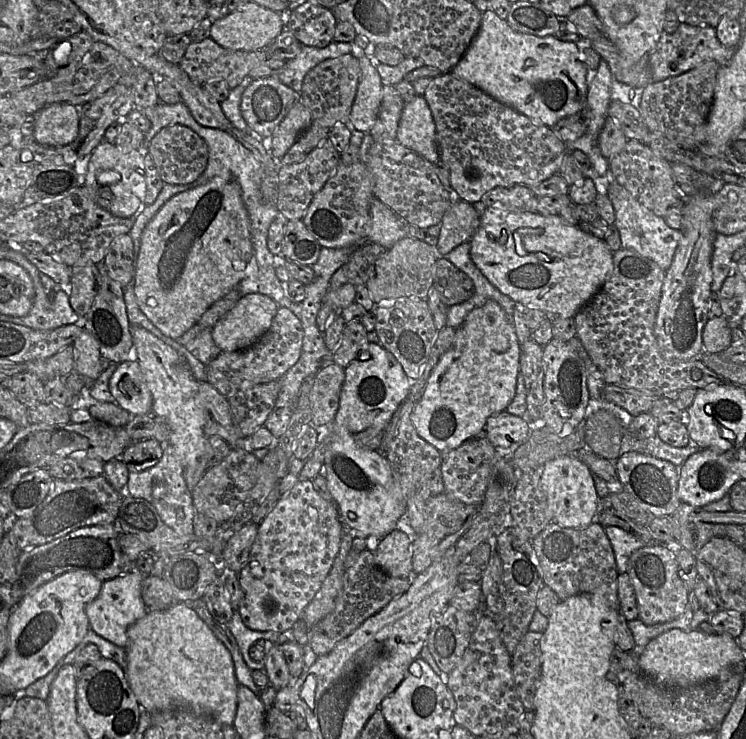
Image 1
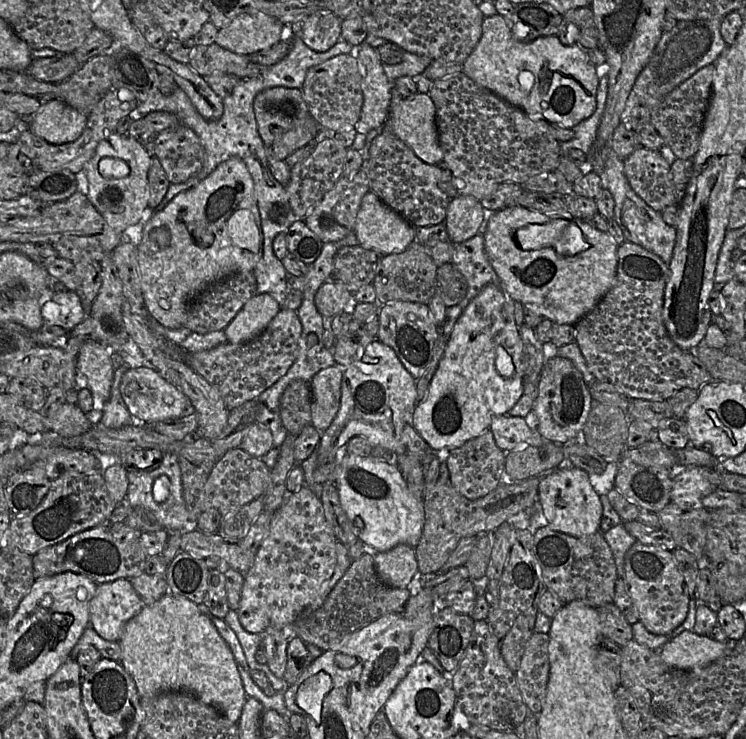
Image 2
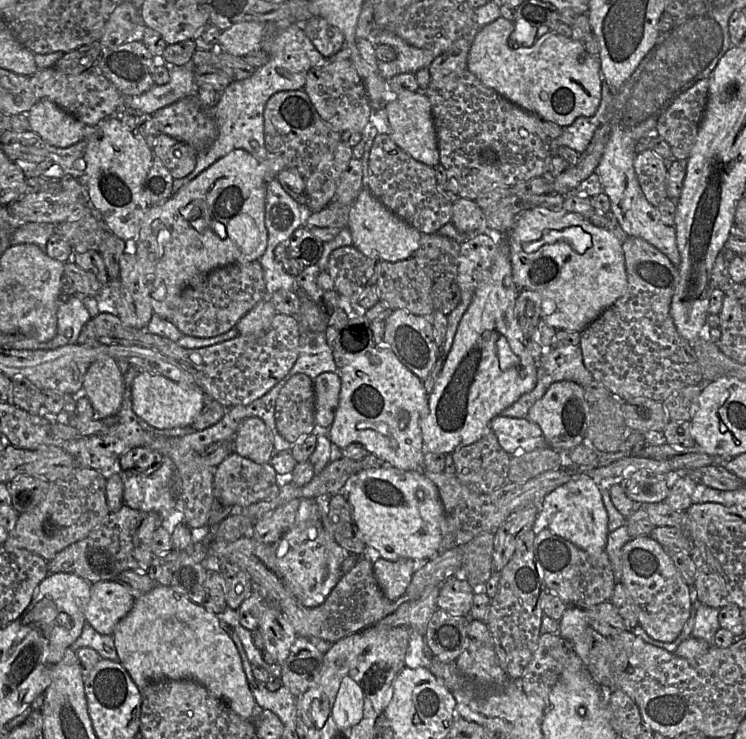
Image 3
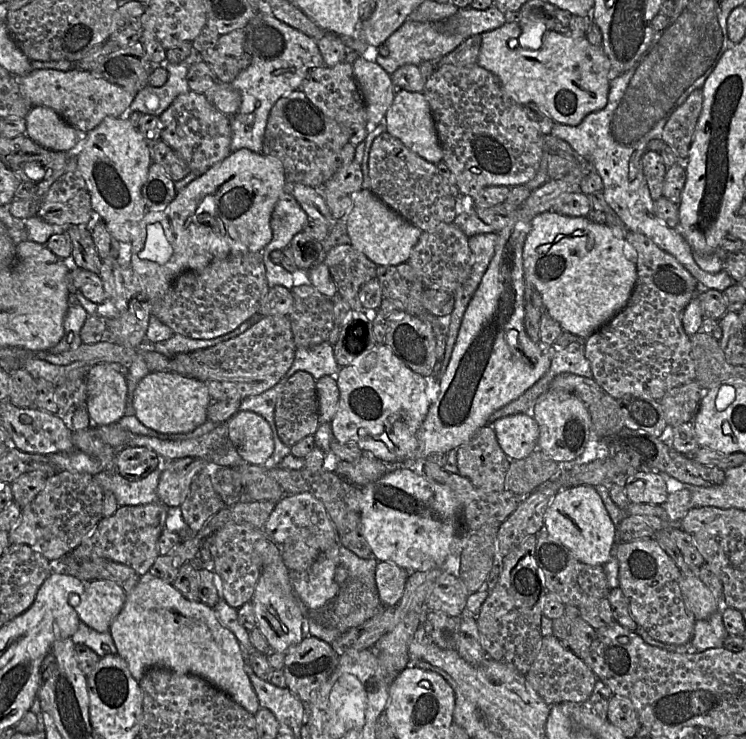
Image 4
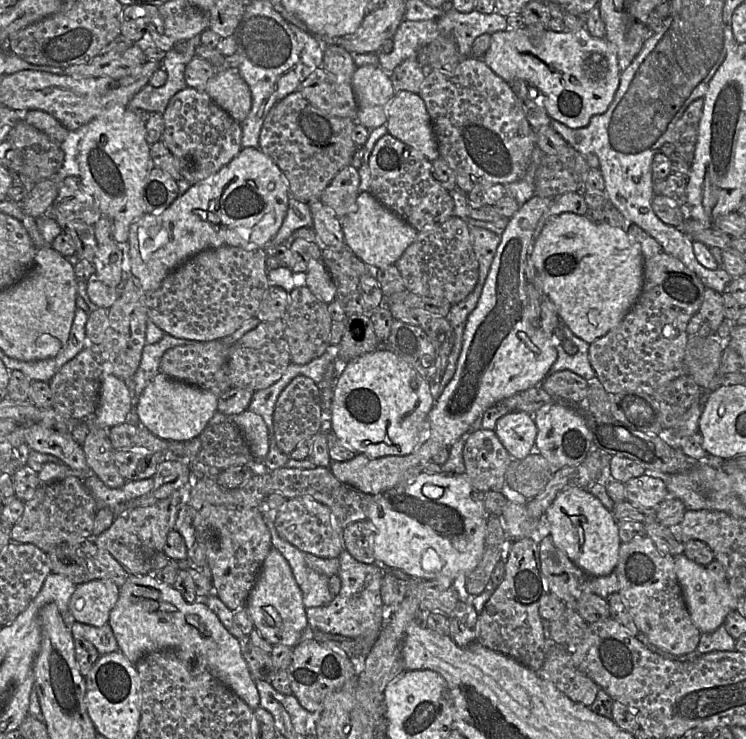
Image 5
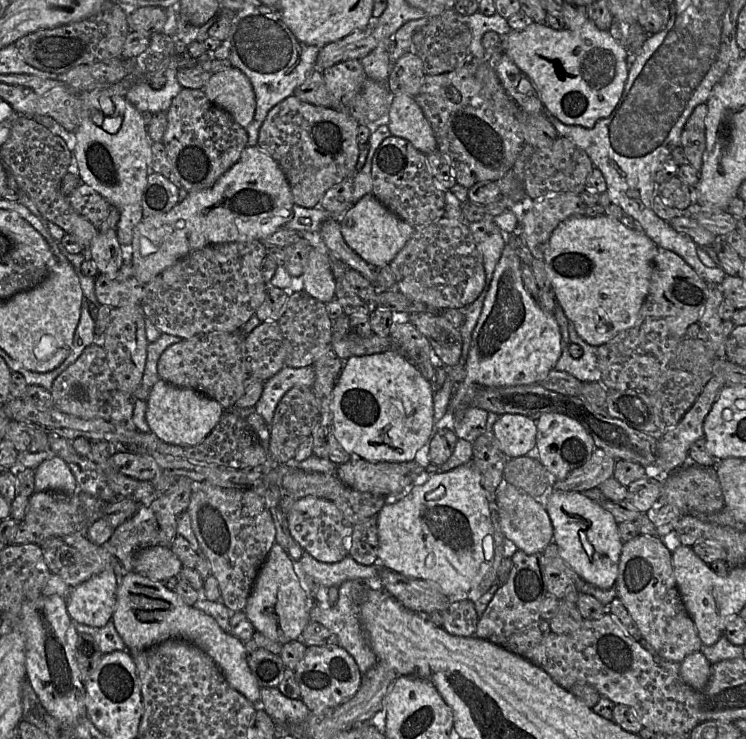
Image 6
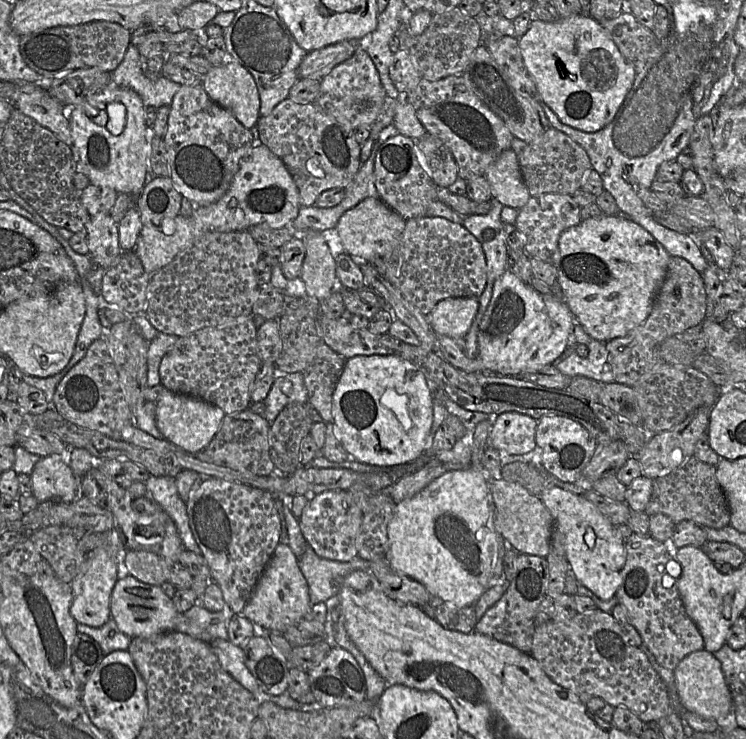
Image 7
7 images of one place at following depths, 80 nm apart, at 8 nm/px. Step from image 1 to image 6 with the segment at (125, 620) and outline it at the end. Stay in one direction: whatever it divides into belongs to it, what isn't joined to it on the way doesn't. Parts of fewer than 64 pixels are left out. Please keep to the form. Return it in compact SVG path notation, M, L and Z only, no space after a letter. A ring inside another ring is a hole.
M110 568L73 587L67 597L71 619L83 625L102 627L113 616L119 572Z

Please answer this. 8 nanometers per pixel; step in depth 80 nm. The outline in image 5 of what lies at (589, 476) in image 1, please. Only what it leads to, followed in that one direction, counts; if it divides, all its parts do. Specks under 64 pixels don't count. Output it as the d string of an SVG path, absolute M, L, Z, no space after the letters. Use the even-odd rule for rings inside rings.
M573 487L560 492L546 510L545 519L556 547L587 574L599 577L615 571L622 543L617 521L587 489Z

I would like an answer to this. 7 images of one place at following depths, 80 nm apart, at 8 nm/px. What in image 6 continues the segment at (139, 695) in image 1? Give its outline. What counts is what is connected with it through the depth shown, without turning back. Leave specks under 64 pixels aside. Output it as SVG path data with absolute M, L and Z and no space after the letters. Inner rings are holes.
M135 571L119 574L116 606L111 620L130 652L150 648L168 639L182 639L197 645L214 660L232 688L251 703L260 702L261 687L248 666L244 642L224 632L212 616L185 604L162 582Z

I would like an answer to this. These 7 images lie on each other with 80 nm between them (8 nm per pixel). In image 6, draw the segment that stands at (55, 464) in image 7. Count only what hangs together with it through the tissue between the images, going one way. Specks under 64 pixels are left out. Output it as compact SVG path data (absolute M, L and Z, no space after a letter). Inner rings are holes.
M58 456L43 461L35 469L35 491L60 491L67 494L79 491L78 483L67 463Z

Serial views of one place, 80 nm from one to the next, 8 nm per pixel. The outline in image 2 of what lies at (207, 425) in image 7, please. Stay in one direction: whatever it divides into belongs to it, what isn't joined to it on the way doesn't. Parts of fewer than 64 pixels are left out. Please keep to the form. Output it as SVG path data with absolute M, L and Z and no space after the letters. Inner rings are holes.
M141 366L127 370L122 376L120 393L130 414L137 421L175 420L195 412L189 398L179 388L147 367Z

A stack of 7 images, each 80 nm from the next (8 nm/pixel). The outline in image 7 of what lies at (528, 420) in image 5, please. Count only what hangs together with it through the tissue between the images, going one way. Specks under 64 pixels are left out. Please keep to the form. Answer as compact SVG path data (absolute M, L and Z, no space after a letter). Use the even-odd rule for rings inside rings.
M505 412L493 418L487 447L523 455L535 449L538 420L518 412Z

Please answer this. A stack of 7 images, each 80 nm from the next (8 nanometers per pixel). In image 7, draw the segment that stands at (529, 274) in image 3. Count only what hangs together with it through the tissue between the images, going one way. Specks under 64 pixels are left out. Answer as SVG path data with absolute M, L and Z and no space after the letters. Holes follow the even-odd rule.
M602 214L582 220L561 234L553 265L558 272L562 300L573 313L575 321L593 339L609 342L626 336L648 318L666 278L669 259L665 248L642 226L618 215Z

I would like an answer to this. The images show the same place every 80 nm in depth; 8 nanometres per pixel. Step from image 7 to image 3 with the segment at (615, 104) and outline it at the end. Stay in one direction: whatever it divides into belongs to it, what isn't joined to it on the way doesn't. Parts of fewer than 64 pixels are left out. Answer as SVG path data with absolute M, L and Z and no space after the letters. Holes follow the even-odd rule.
M502 16L480 28L469 51L467 70L511 103L561 127L570 126L579 117L594 115L602 96L603 75L599 57L586 51L584 41L576 41L556 32L542 35L532 46L521 45L517 42L515 30L515 23Z

